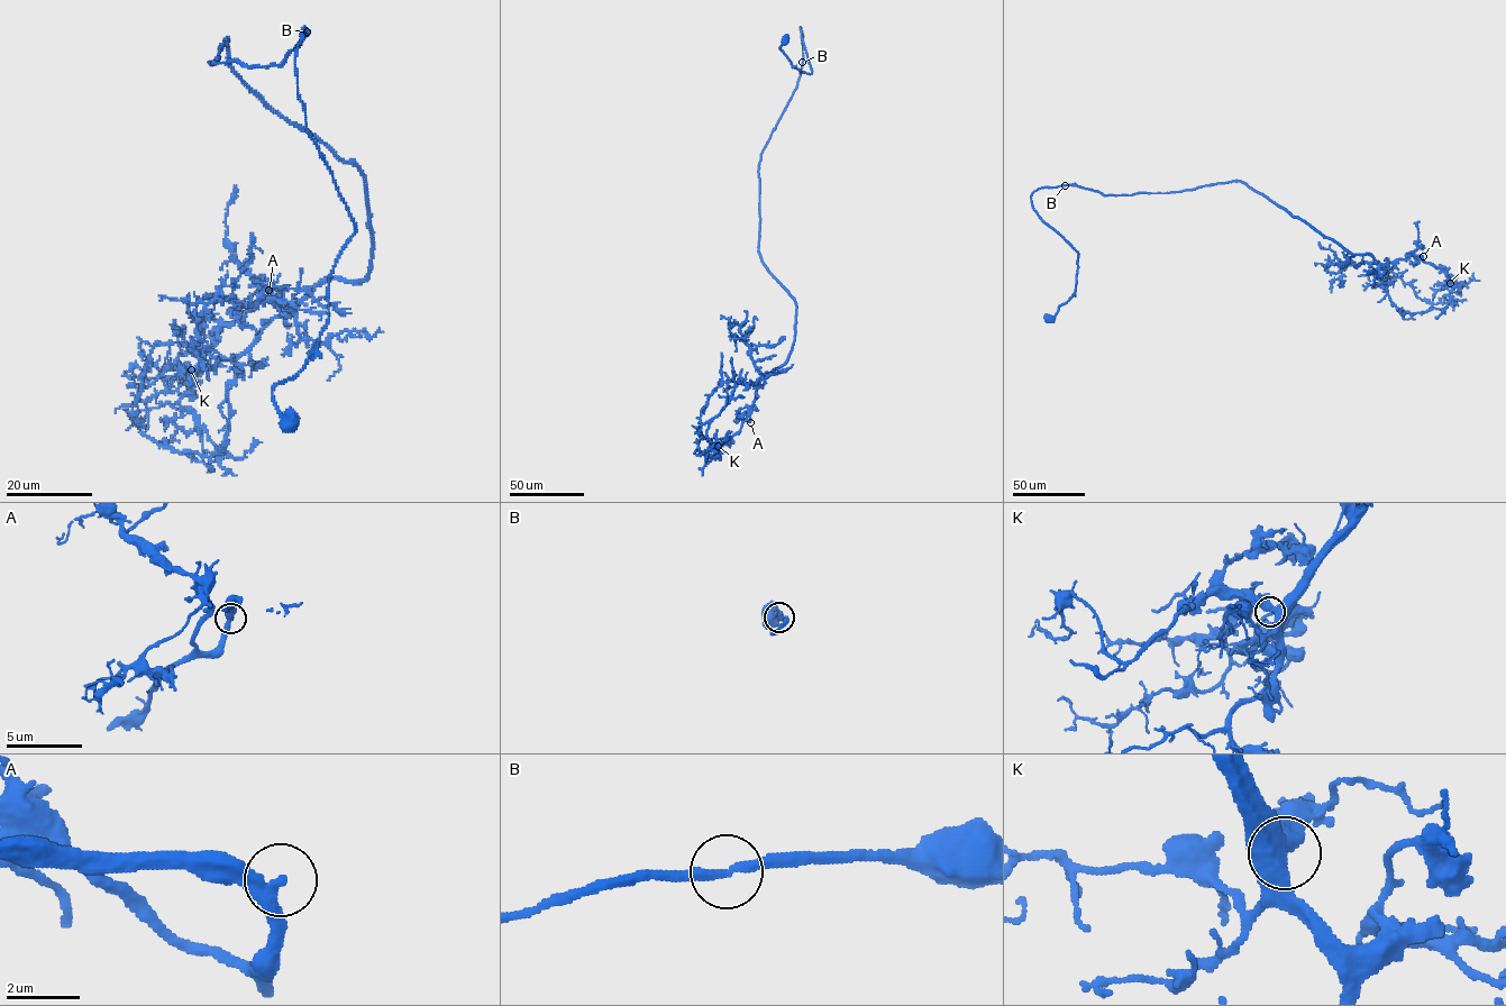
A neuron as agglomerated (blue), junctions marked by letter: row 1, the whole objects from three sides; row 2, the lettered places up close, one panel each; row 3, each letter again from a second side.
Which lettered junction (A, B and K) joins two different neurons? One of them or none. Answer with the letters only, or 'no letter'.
no letter

